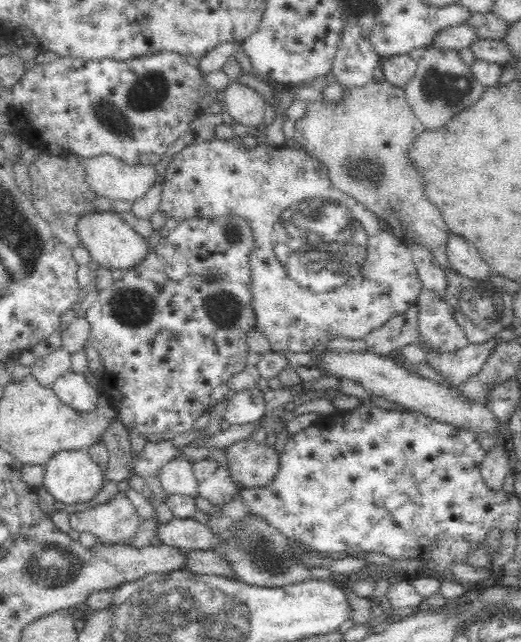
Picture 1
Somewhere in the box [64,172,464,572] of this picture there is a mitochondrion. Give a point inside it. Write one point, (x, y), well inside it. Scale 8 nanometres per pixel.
(310, 229)

